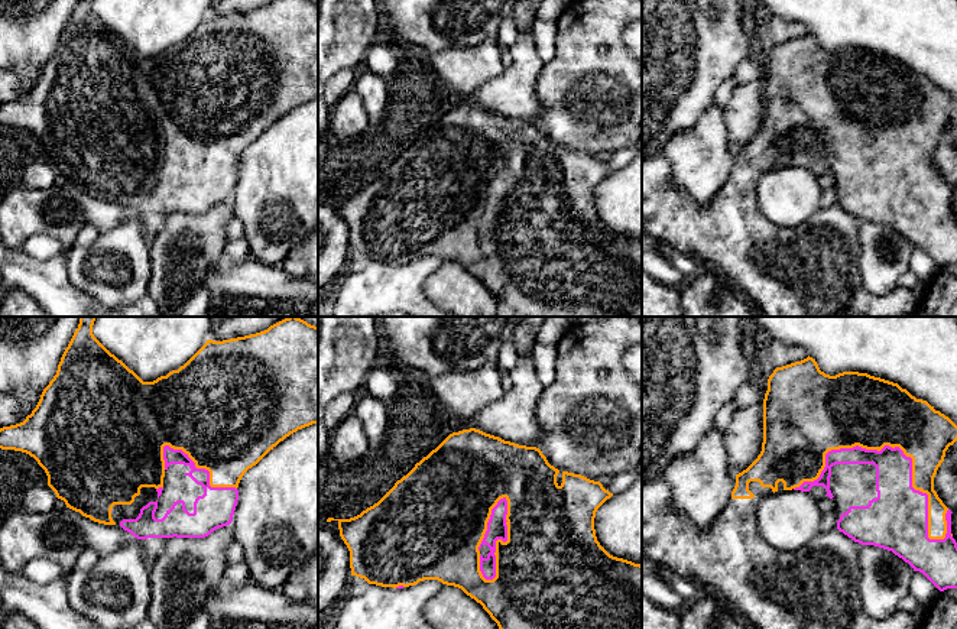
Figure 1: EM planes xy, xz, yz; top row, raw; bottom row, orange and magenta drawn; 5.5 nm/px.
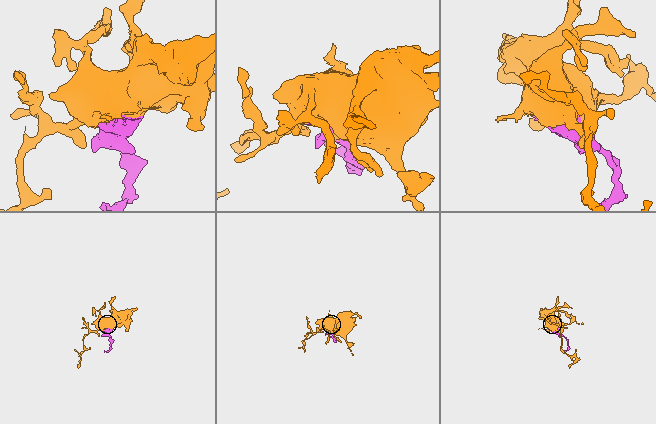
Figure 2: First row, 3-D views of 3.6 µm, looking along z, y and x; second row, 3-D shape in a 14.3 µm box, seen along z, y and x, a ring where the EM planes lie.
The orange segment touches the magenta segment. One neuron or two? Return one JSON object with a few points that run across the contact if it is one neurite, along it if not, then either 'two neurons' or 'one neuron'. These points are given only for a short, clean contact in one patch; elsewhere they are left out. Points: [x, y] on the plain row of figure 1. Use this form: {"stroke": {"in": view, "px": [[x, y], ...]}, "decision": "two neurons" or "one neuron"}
{"decision": "one neuron"}

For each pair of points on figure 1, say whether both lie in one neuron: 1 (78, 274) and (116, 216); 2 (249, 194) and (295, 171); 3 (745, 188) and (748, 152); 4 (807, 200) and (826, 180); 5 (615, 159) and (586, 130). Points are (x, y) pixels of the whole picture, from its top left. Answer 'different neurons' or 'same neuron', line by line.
1: different neurons
2: same neuron
3: same neuron
4: different neurons
5: different neurons

